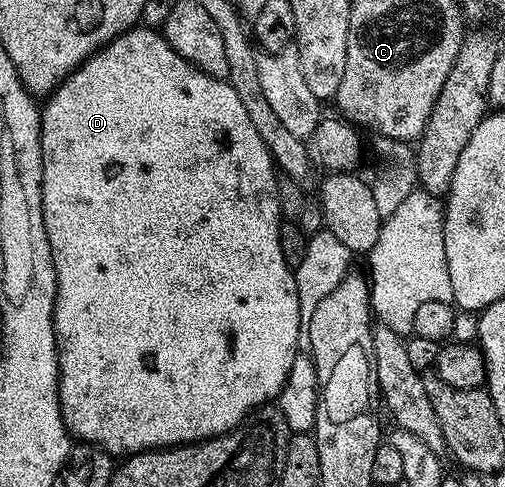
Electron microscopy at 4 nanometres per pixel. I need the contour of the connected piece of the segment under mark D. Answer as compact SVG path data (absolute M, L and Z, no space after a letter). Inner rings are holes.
M141 24L133 30L125 30L118 38L113 38L107 46L96 51L87 62L82 62L54 89L53 94L45 99L42 111L42 215L44 216L44 232L48 236L48 244L54 261L58 295L54 301L54 335L58 345L59 396L62 405L62 420L65 429L75 439L91 446L101 446L111 456L129 456L141 454L144 450L164 450L168 446L186 446L190 442L202 442L206 438L215 438L230 430L241 427L246 415L260 406L273 403L292 372L292 364L300 356L298 341L300 340L300 297L297 295L295 271L284 260L284 252L280 248L280 236L284 225L284 215L278 199L278 179L276 163L269 148L256 132L243 101L236 94L235 88L221 78L213 78L200 68L196 68L184 56L180 56L168 44L166 35L157 29Z

